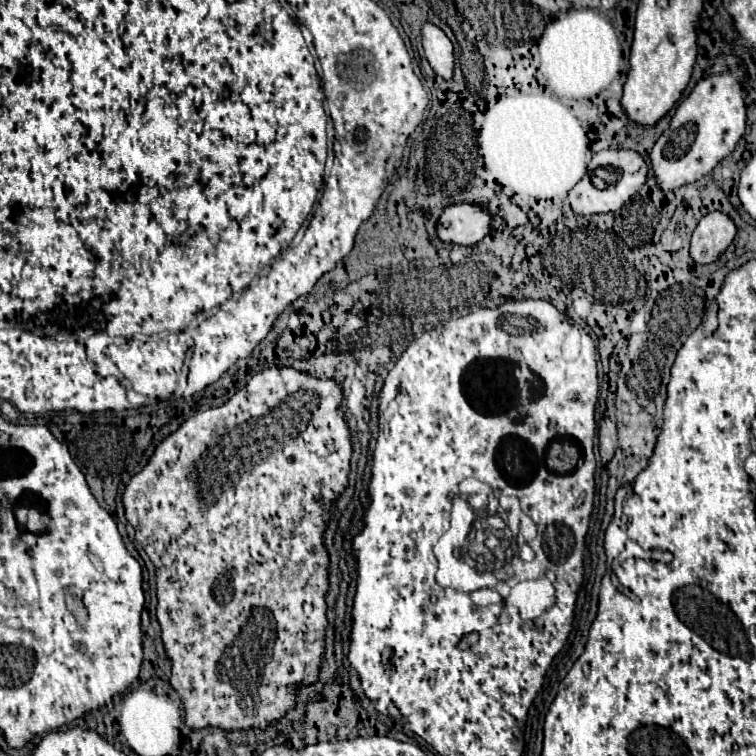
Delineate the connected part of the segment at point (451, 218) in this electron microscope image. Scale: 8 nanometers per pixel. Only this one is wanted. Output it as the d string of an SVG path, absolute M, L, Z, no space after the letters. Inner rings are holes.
M452 204L438 220L438 236L452 244L478 244L492 230L492 214L480 204Z

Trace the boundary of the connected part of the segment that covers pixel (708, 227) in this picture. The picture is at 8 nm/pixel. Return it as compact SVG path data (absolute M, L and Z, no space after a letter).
M720 210L708 212L692 232L690 254L696 262L708 264L714 262L734 240L736 224L732 218Z

